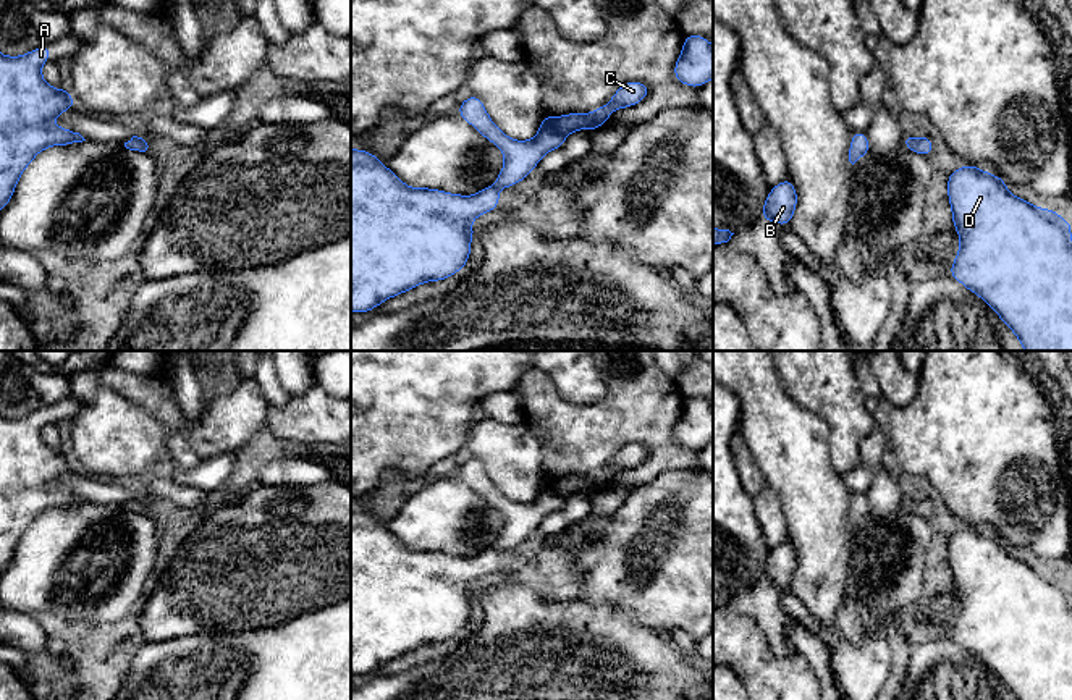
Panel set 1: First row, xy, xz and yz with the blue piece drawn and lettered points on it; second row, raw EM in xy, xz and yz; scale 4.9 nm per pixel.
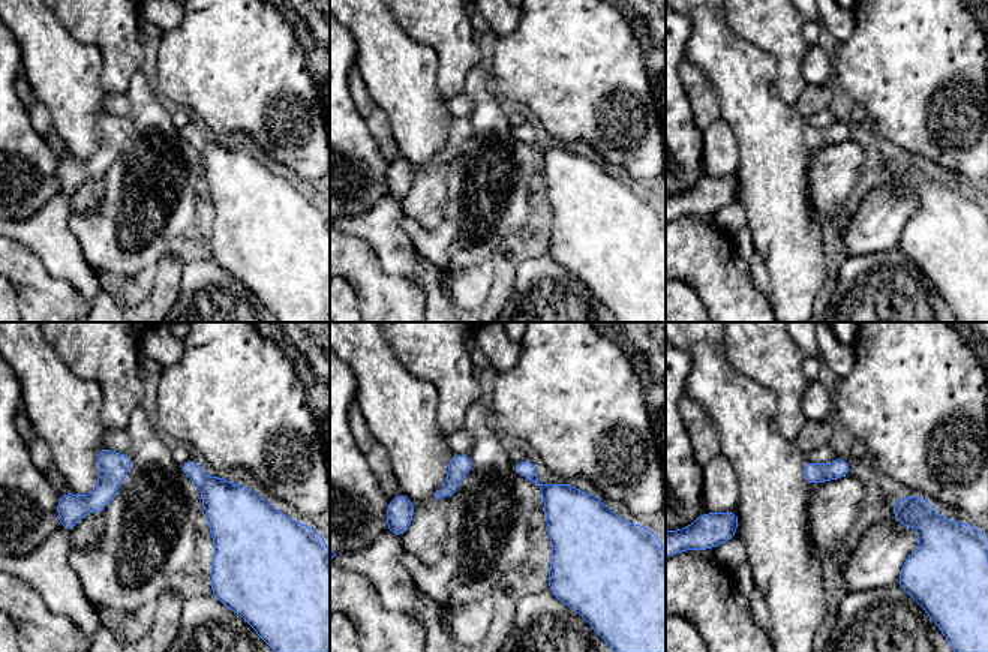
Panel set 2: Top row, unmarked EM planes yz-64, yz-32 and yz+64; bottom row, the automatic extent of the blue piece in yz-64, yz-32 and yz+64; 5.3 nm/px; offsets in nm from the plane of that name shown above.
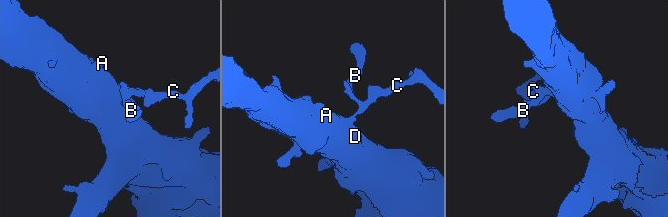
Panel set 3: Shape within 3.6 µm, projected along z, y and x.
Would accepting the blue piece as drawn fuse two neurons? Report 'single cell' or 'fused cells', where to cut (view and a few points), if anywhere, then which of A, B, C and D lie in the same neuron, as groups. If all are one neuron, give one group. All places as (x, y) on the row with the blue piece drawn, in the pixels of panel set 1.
single cell; no cut; A B C D

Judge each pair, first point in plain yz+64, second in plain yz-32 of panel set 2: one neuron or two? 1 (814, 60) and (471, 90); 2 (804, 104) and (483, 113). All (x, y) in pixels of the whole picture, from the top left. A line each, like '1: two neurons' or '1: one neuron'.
1: one neuron
2: two neurons

